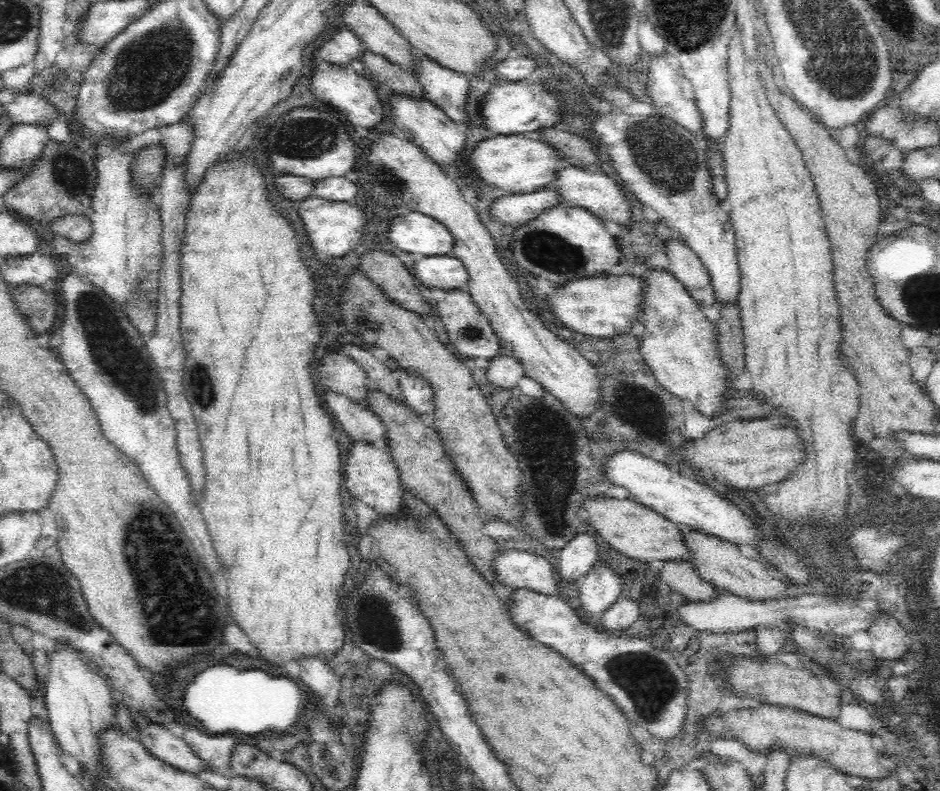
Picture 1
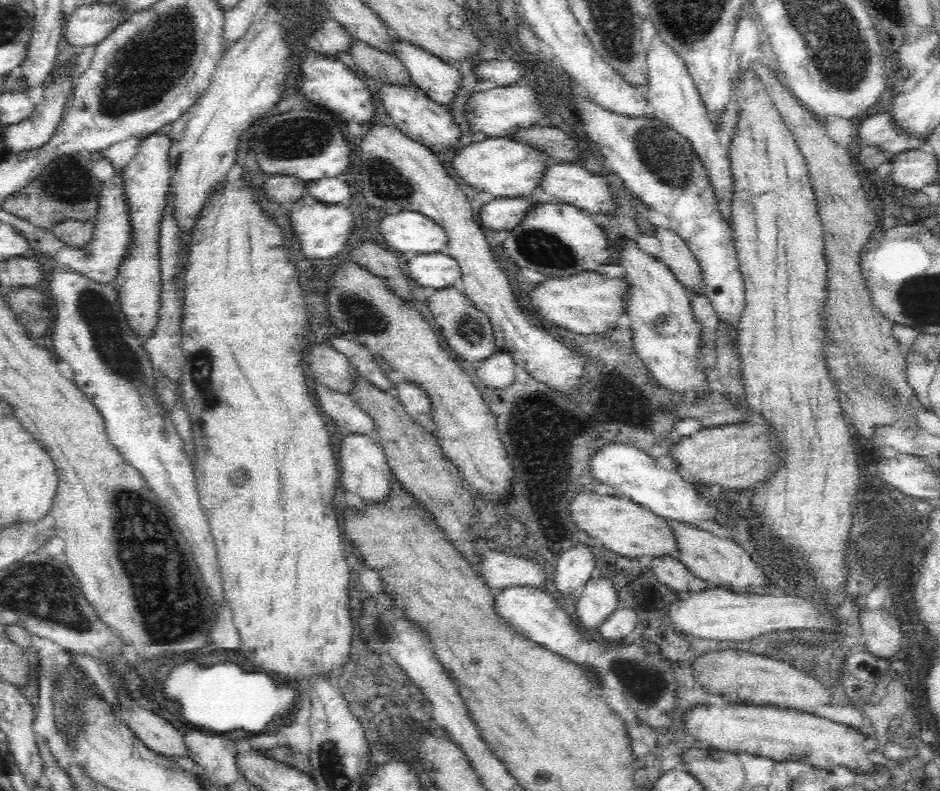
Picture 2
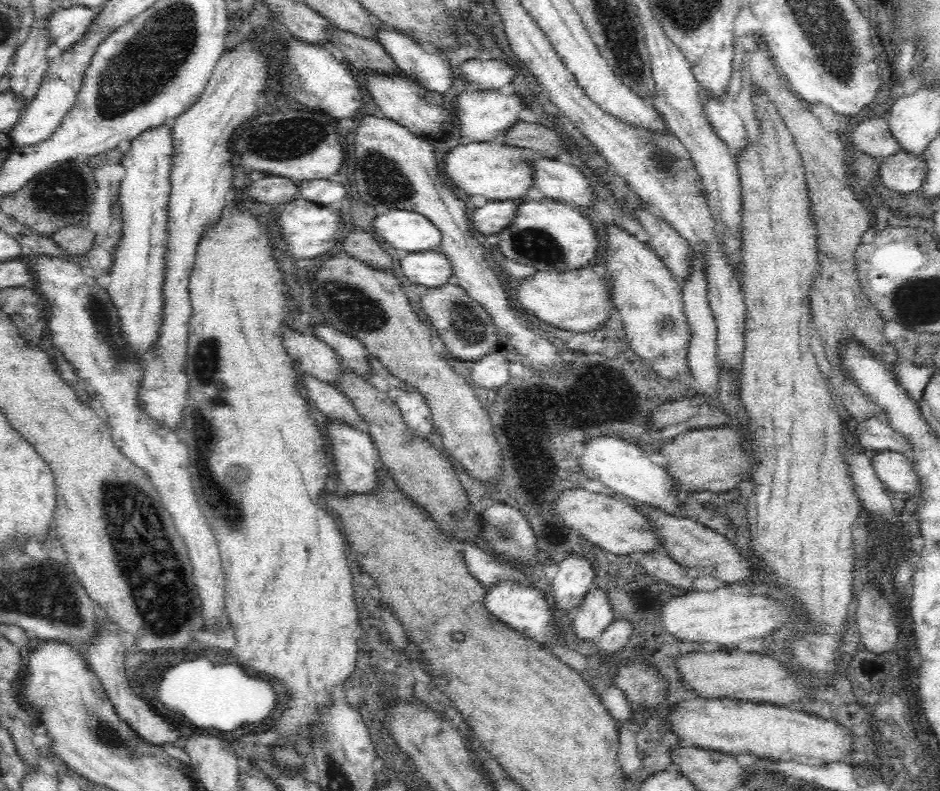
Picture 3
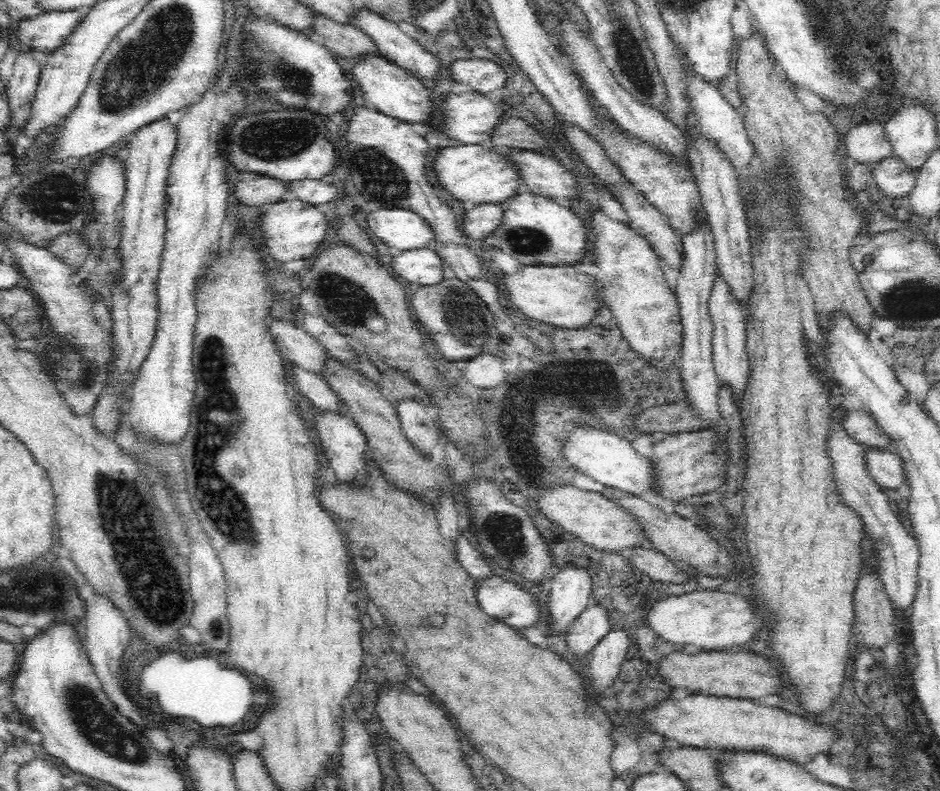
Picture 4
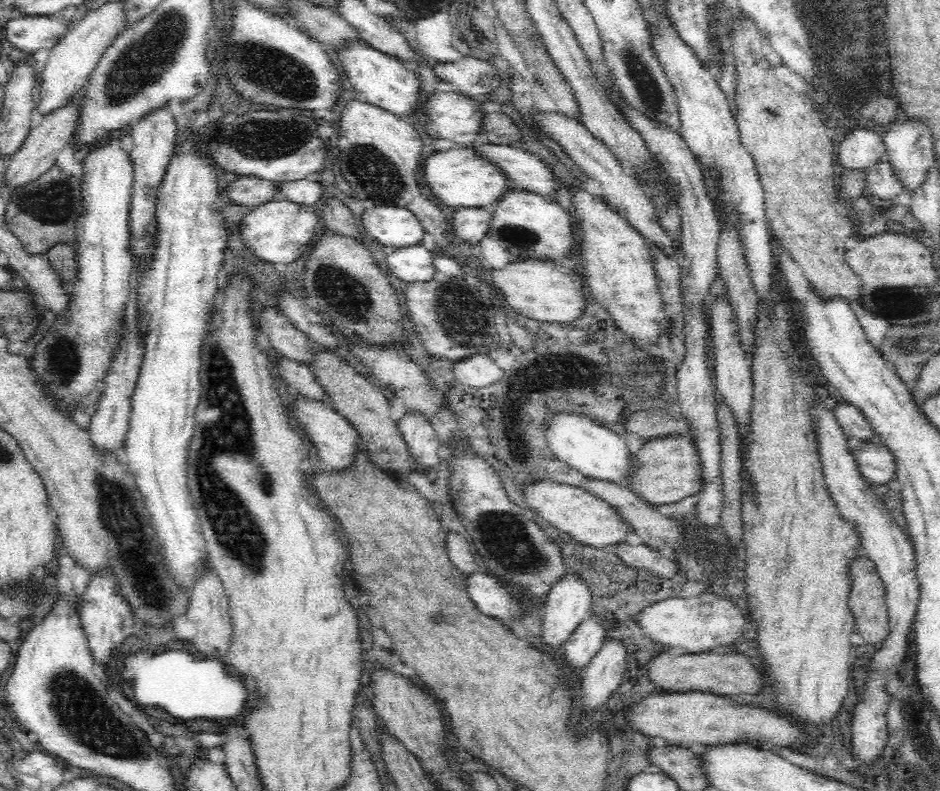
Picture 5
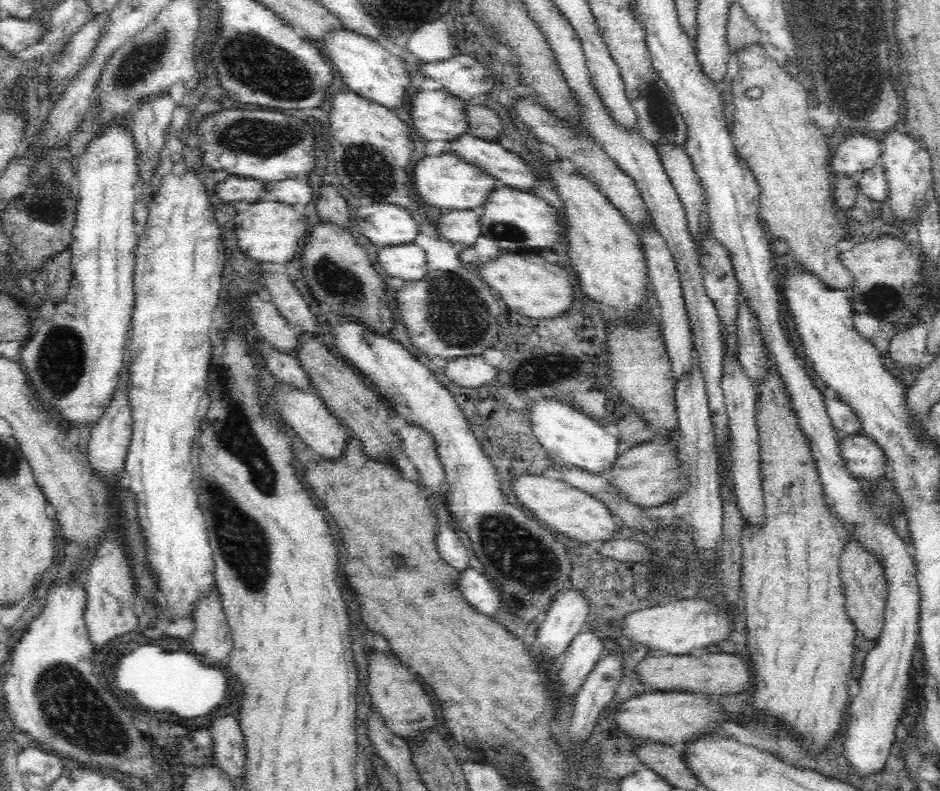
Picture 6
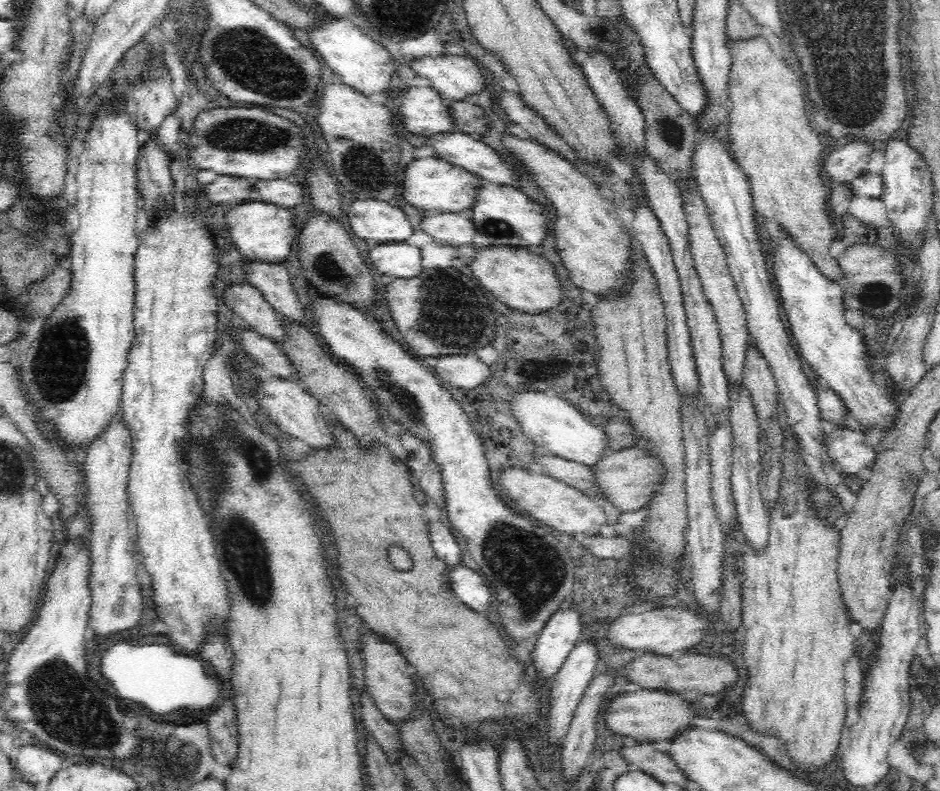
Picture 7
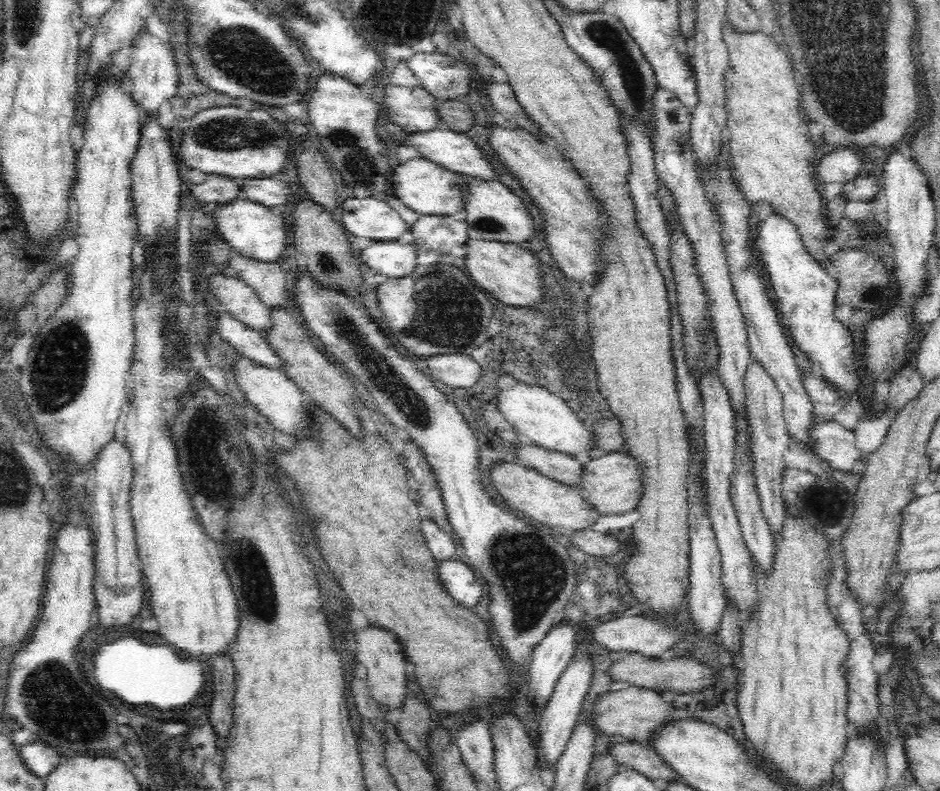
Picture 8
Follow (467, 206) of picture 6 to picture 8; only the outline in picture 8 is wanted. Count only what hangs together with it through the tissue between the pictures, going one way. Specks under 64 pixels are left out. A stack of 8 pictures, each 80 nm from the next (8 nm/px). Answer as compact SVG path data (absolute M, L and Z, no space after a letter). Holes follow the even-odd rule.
M422 157L407 160L404 164L396 166L390 176L390 192L406 208L414 210L419 216L450 216L462 210L462 185L465 184L465 176L447 172Z

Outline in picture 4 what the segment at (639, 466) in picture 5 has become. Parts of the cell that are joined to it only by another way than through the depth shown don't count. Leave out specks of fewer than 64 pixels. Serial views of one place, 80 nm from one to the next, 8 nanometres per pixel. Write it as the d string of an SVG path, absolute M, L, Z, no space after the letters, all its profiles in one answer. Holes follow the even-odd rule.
M704 429L666 435L662 440L652 444L652 453L648 458L652 465L652 481L654 481L652 491L662 500L680 502L690 496L722 490L724 468L726 468L726 440L721 440L717 455L712 453L714 440L716 440L716 433Z

